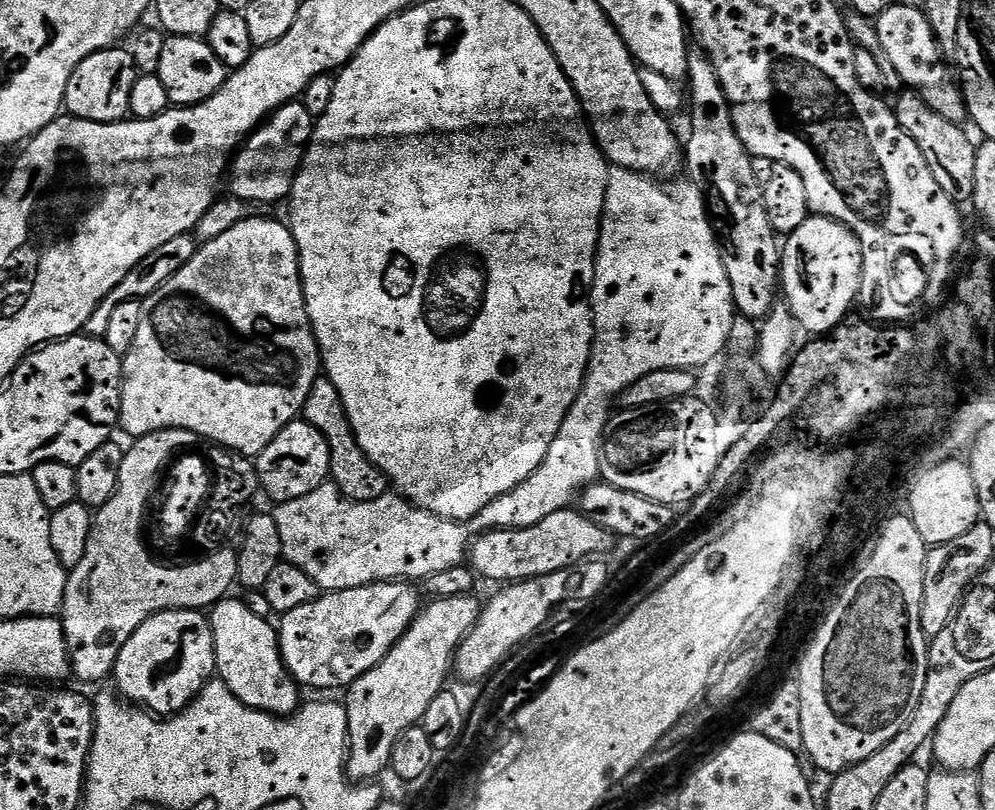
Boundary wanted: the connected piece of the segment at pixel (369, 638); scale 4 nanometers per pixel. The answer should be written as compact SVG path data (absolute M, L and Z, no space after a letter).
M387 580L354 590L326 592L312 604L283 613L278 635L288 672L305 689L347 689L362 674L374 670L416 621L422 607L421 593L418 588L416 593L416 588L415 583L407 580Z

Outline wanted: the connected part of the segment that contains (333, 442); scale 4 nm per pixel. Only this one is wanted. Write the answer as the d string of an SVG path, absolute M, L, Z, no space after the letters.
M327 378L314 382L304 403L302 418L307 424L314 426L314 430L318 430L322 438L326 438L326 446L330 446L330 480L345 500L374 502L389 495L388 479L384 477L382 470L378 470L378 466L374 466L374 462L370 462L370 458L366 458L362 446L358 446L358 438L346 414L346 406L342 406L342 394L334 390L334 382L330 382Z

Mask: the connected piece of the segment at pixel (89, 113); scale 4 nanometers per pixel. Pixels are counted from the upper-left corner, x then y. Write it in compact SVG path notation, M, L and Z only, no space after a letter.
M124 46L103 48L78 62L70 82L66 82L63 111L86 122L116 124L130 116L130 93L142 73L136 68L131 51Z

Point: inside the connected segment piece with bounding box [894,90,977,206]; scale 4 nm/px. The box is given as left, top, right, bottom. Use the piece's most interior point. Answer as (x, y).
(949, 152)

